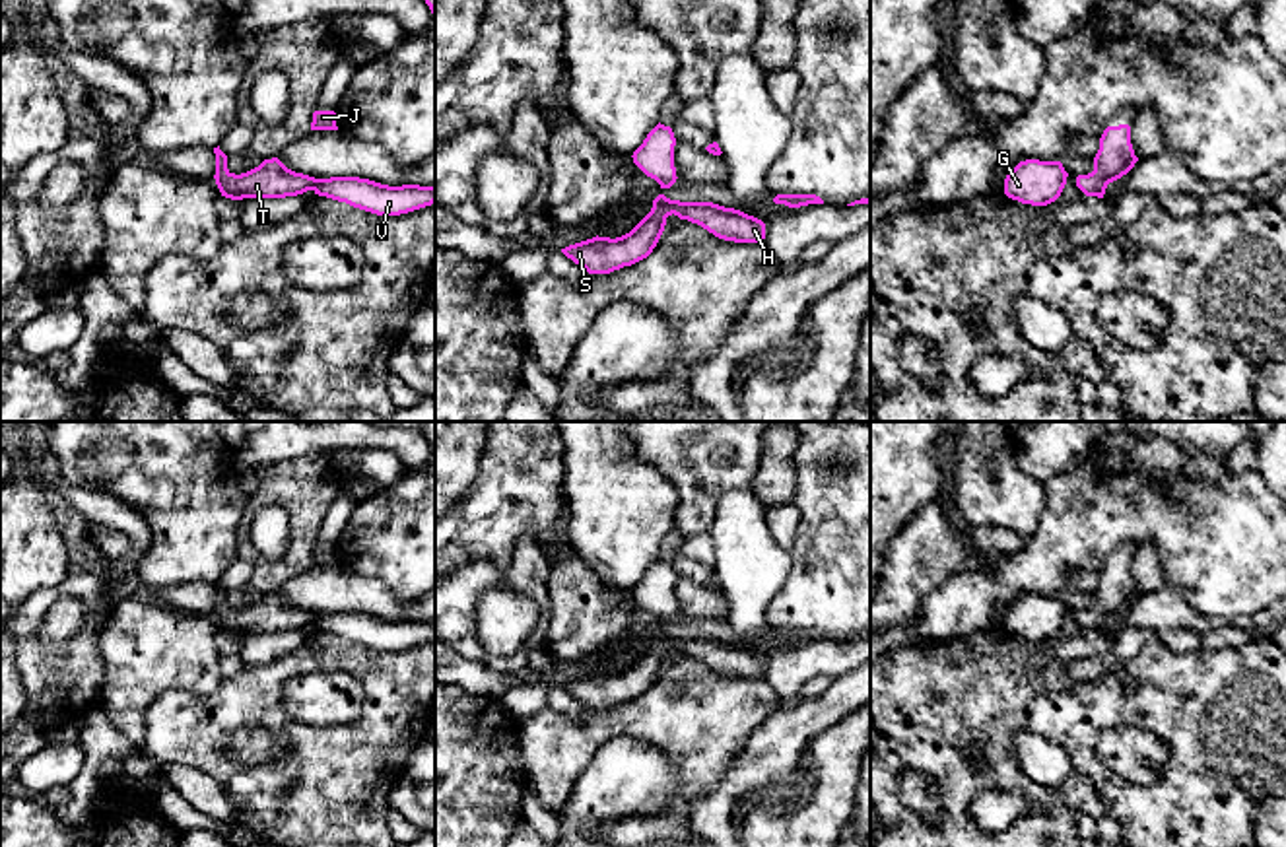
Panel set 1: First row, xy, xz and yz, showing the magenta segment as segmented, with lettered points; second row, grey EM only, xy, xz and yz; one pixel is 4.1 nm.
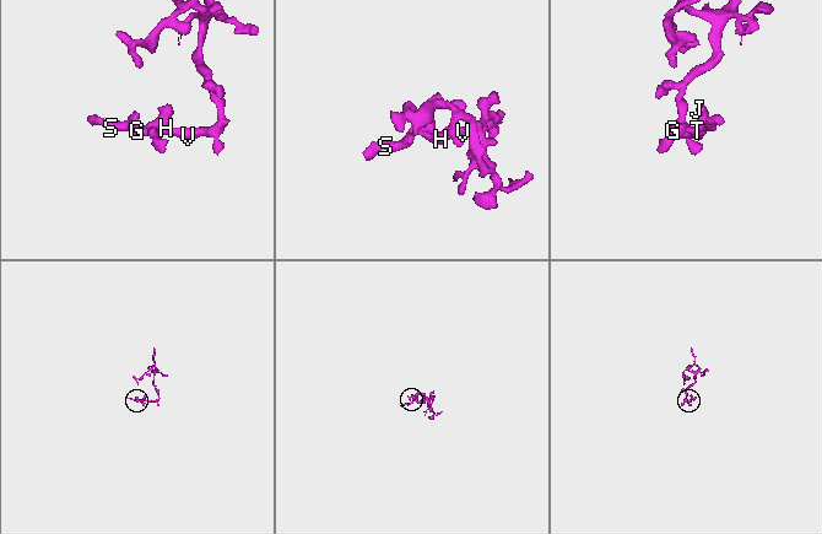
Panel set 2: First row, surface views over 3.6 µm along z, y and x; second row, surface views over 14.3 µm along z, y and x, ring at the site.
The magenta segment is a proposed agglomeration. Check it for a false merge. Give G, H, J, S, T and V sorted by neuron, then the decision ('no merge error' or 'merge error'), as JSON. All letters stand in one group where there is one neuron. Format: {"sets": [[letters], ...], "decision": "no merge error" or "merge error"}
{"sets": [["G", "H", "J", "S", "T", "V"]], "decision": "no merge error"}

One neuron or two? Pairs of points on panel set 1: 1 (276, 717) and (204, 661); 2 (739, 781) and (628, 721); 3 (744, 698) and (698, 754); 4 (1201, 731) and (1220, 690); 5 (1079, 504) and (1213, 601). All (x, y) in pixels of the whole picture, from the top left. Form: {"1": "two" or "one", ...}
{"1": "two", "2": "two", "3": "one", "4": "one", "5": "one"}

